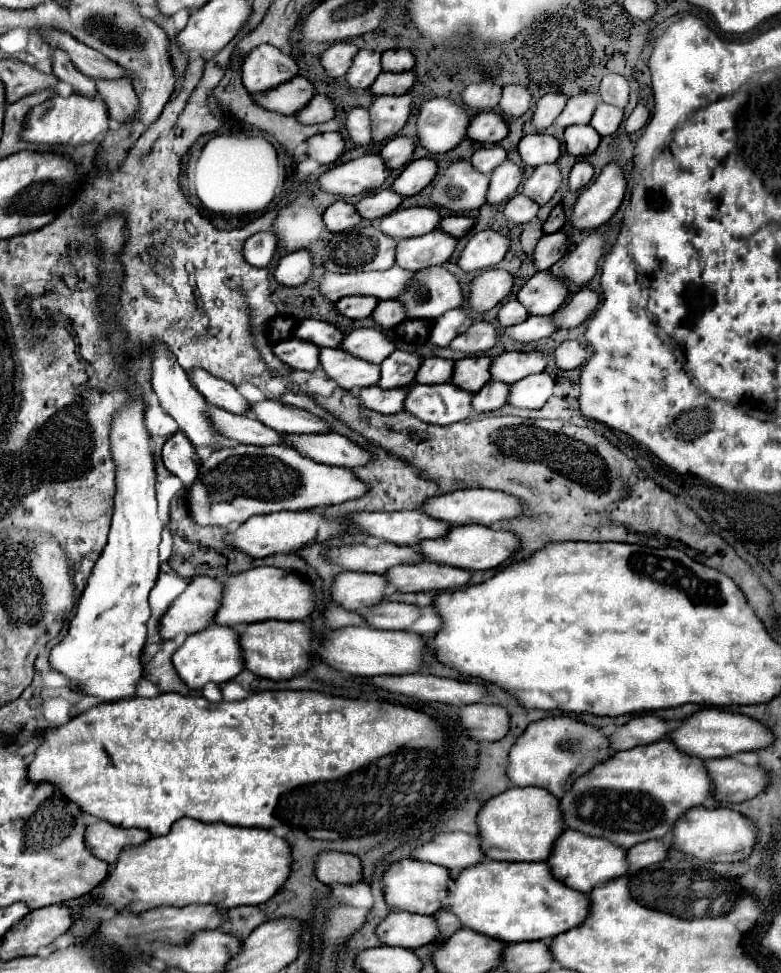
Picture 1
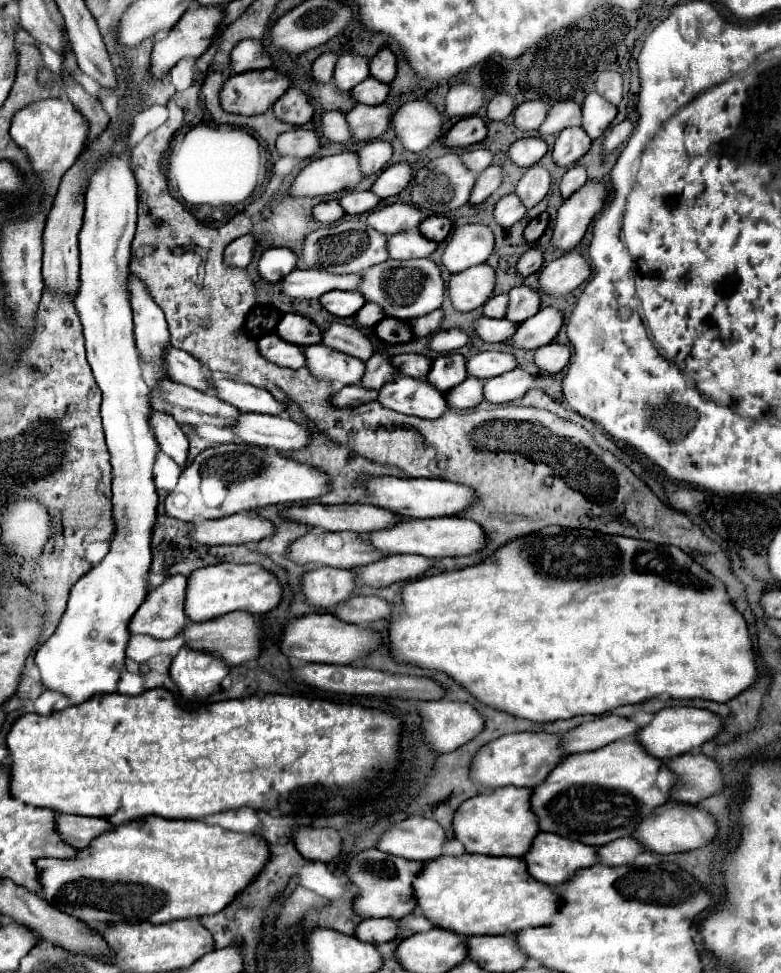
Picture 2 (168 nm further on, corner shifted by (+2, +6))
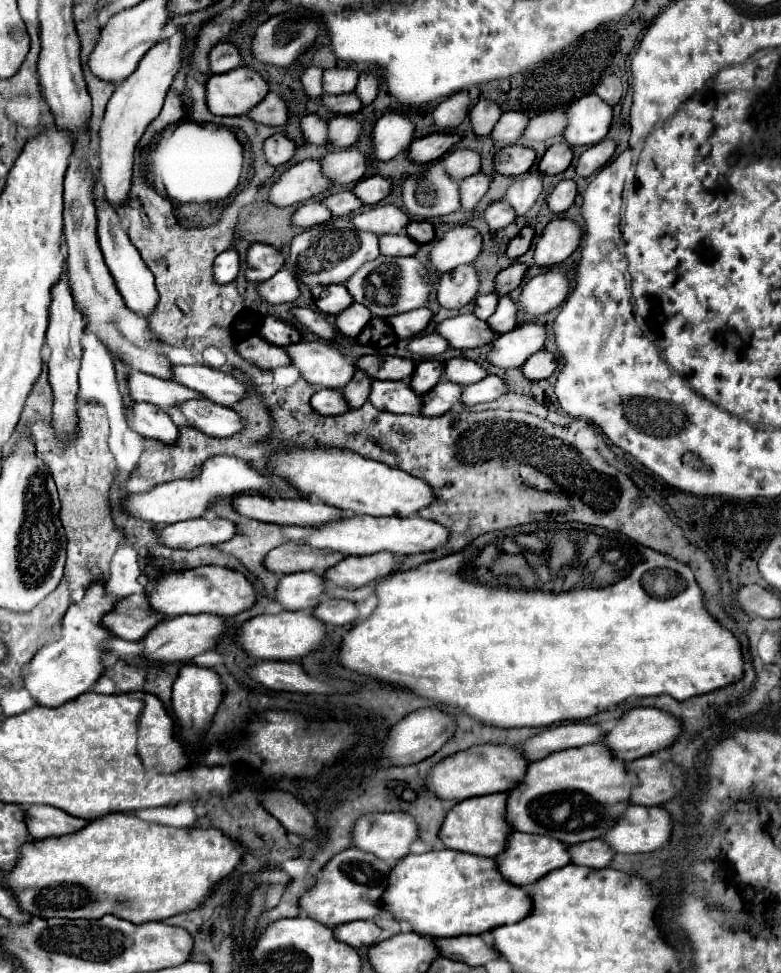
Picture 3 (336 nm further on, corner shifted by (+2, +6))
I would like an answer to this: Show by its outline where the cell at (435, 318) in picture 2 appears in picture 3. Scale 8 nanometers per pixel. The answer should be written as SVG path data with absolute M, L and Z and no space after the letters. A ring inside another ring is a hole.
M424 307L424 309L410 311L410 313L400 313L396 317L388 317L386 321L392 327L392 331L396 333L396 337L410 339L410 337L418 335L428 325L430 319L432 319L432 311Z

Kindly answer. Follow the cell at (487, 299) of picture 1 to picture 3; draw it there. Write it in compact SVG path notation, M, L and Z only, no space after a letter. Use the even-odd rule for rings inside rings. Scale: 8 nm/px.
M460 265L440 275L436 301L446 309L462 309L476 299L478 285L476 269L472 269L472 265Z

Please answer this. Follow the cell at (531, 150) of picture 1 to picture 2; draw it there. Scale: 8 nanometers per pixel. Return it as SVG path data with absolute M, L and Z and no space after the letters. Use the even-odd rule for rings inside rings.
M522 137L510 147L510 157L518 167L530 167L538 163L548 151L548 145L540 137Z

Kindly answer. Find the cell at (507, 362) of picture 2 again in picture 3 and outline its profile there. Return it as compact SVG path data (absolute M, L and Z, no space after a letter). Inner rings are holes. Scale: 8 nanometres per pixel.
M454 357L454 359L448 359L444 361L444 377L452 383L458 383L458 385L470 385L472 381L480 381L480 379L468 379L468 377L486 377L486 369L480 367L476 361L472 359L466 359L466 357Z

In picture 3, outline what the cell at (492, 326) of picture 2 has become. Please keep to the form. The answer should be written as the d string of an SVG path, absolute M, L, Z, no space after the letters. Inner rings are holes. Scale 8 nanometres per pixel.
M458 315L444 319L436 325L436 333L440 333L452 349L474 349L490 343L496 333L488 327L486 321L480 321L476 315Z

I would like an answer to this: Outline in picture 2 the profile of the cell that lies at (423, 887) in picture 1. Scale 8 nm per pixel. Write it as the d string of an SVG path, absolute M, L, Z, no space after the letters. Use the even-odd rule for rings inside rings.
M380 849L360 851L348 865L348 879L356 889L354 909L362 917L394 917L402 919L404 915L416 909L416 897L412 881L424 869L424 863L408 861L402 857L392 857Z

